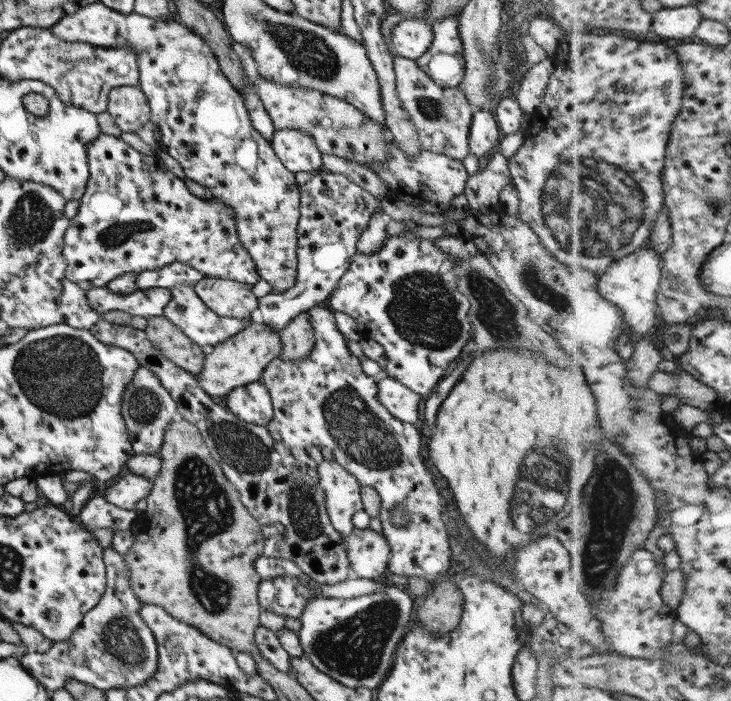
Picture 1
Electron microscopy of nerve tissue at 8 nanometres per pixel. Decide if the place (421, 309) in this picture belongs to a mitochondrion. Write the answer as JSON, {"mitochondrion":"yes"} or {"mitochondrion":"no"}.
{"mitochondrion":"yes"}

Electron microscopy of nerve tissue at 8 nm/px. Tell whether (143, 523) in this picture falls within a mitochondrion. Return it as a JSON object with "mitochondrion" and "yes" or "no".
{"mitochondrion":"no"}

